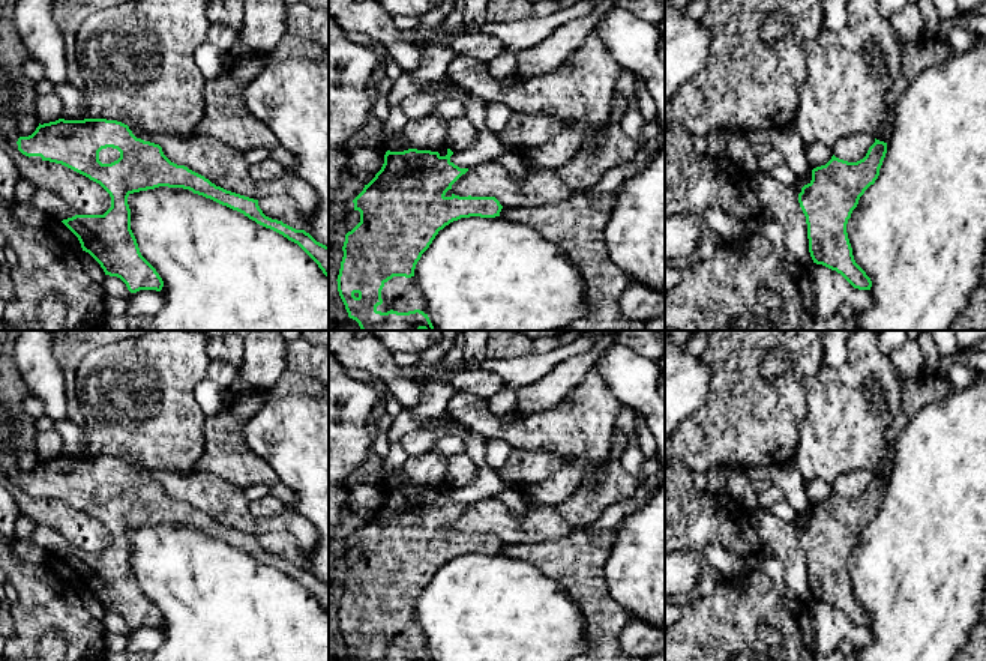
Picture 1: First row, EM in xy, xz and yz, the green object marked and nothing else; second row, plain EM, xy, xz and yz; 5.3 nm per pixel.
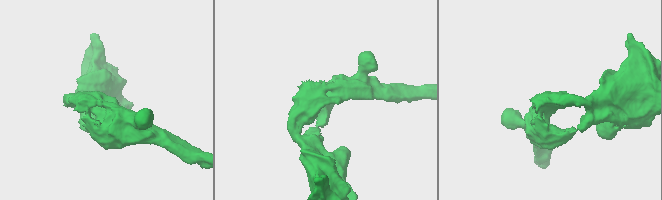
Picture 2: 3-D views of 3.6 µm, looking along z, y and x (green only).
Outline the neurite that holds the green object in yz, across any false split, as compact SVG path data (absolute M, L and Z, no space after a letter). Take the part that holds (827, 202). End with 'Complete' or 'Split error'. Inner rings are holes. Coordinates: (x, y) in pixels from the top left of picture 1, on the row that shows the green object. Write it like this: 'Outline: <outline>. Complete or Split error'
Outline: M875 138L866 156L857 162L836 158L812 170L812 180L798 194L800 207L806 216L809 252L816 264L840 273L854 288L870 290L872 281L855 263L846 233L846 224L864 191L875 183L887 153L887 143Z. Complete

